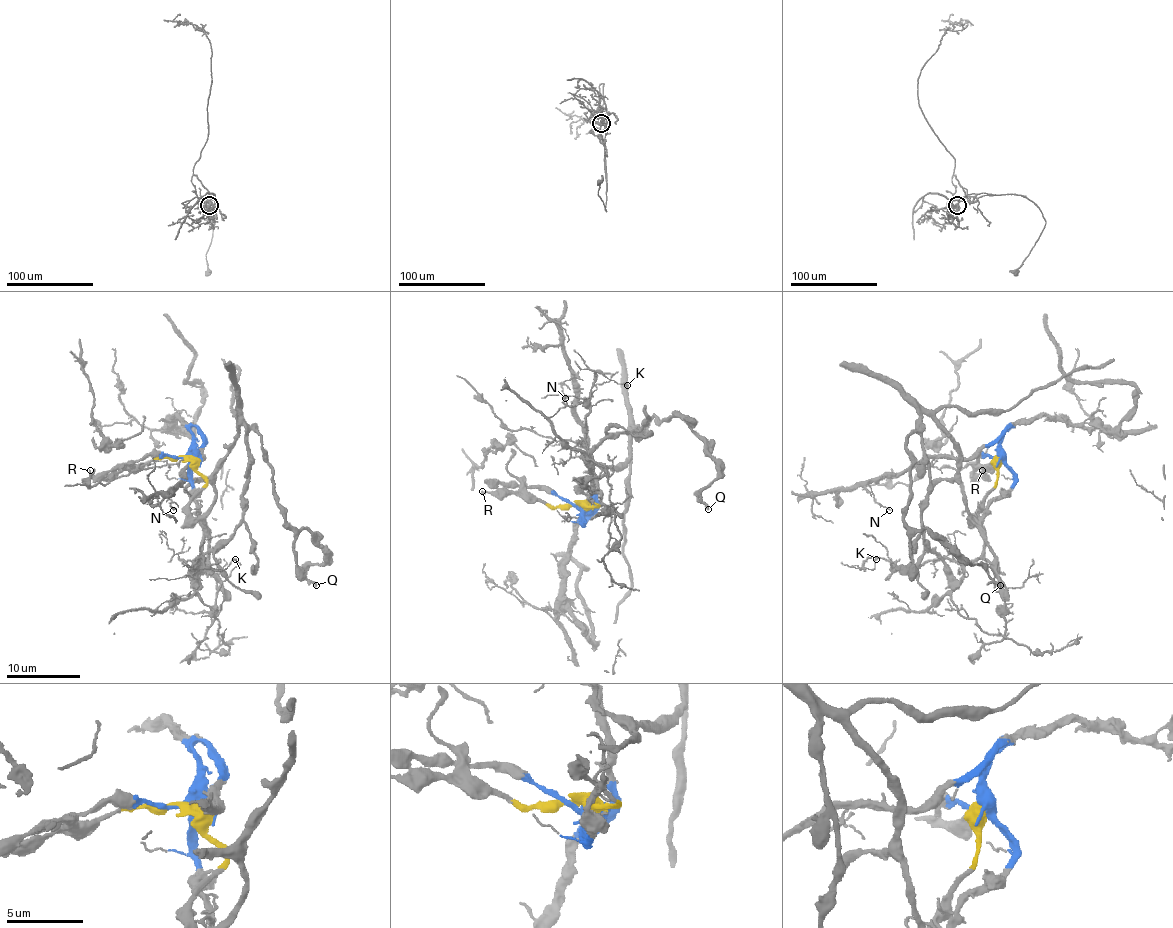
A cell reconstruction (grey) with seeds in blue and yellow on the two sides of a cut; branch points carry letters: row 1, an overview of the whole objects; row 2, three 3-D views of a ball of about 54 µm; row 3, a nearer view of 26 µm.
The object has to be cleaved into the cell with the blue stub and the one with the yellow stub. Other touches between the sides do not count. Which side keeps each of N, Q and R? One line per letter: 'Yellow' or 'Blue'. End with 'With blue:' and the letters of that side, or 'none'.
N: Blue
Q: Yellow
R: Yellow
With blue: N

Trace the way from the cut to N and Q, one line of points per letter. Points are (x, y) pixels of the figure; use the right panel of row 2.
N: (999, 457), (997, 438), (967, 458), (923, 458), (899, 473), (882, 473), (870, 488), (873, 499), (890, 510)
Q: (997, 457), (997, 486), (971, 518), (956, 446), (923, 416), (908, 436), (905, 521), (929, 529), (1001, 586)

